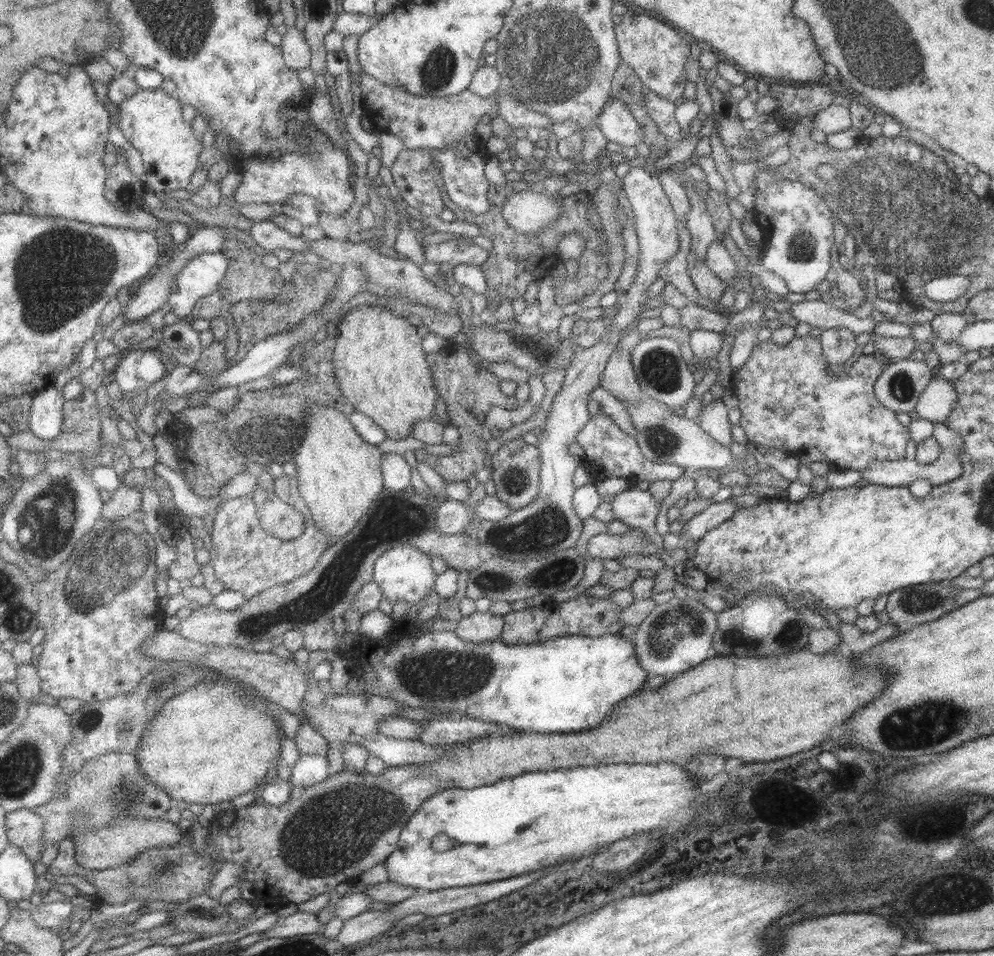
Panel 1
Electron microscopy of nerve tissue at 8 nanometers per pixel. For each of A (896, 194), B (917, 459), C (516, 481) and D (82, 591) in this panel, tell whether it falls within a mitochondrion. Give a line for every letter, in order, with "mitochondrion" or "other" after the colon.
A: mitochondrion
B: other
C: mitochondrion
D: mitochondrion

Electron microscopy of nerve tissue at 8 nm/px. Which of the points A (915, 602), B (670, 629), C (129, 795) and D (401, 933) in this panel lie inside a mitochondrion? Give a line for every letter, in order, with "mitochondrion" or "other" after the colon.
A: mitochondrion
B: mitochondrion
C: mitochondrion
D: other

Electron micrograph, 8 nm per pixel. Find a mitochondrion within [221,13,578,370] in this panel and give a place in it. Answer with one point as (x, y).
(437, 74)

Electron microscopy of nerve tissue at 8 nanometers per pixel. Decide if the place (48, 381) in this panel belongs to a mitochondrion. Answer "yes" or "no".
no

